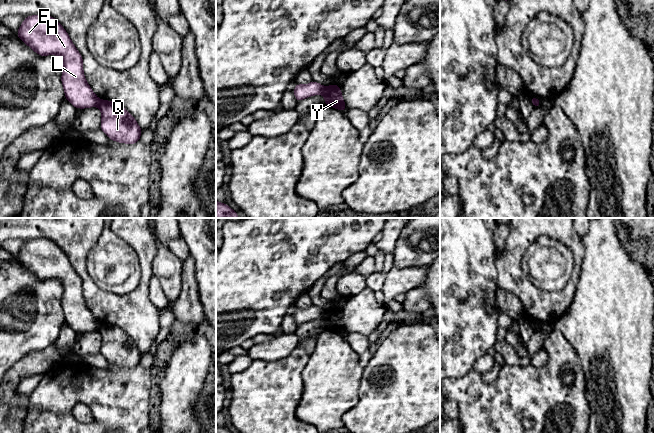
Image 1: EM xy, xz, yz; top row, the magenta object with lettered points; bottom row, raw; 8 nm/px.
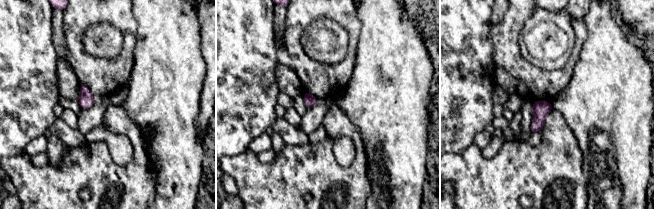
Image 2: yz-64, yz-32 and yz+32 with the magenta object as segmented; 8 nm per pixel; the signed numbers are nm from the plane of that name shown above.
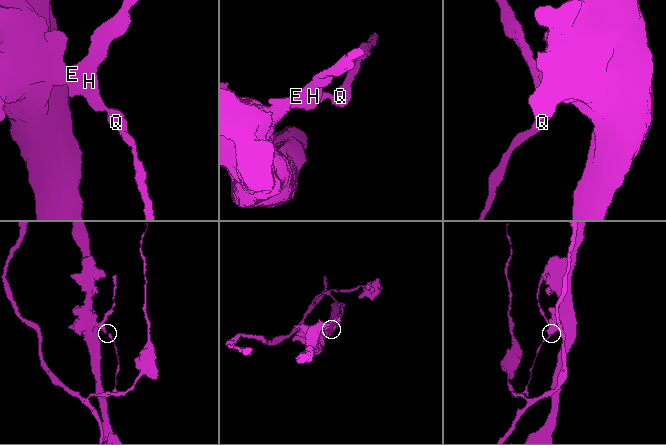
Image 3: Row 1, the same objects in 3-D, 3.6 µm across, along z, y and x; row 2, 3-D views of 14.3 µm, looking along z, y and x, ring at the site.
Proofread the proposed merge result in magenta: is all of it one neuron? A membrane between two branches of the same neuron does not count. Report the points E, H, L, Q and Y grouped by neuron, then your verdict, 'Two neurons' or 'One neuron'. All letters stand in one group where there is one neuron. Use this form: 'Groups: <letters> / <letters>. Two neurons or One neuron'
Groups: E H L / Q Y. Two neurons

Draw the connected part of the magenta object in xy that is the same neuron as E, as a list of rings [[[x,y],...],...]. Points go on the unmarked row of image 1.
[[[46,238],[27,240],[16,256],[18,261],[40,280],[58,279],[63,284],[61,305],[65,322],[75,332],[90,332],[98,330],[99,322],[94,318],[83,296],[83,283],[69,259],[61,248],[53,241]]]

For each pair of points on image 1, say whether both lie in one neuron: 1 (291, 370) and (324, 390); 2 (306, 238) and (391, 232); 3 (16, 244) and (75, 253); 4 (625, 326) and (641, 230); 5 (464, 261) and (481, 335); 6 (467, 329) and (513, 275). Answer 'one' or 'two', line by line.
1: two
2: two
3: two
4: two
5: one
6: two

